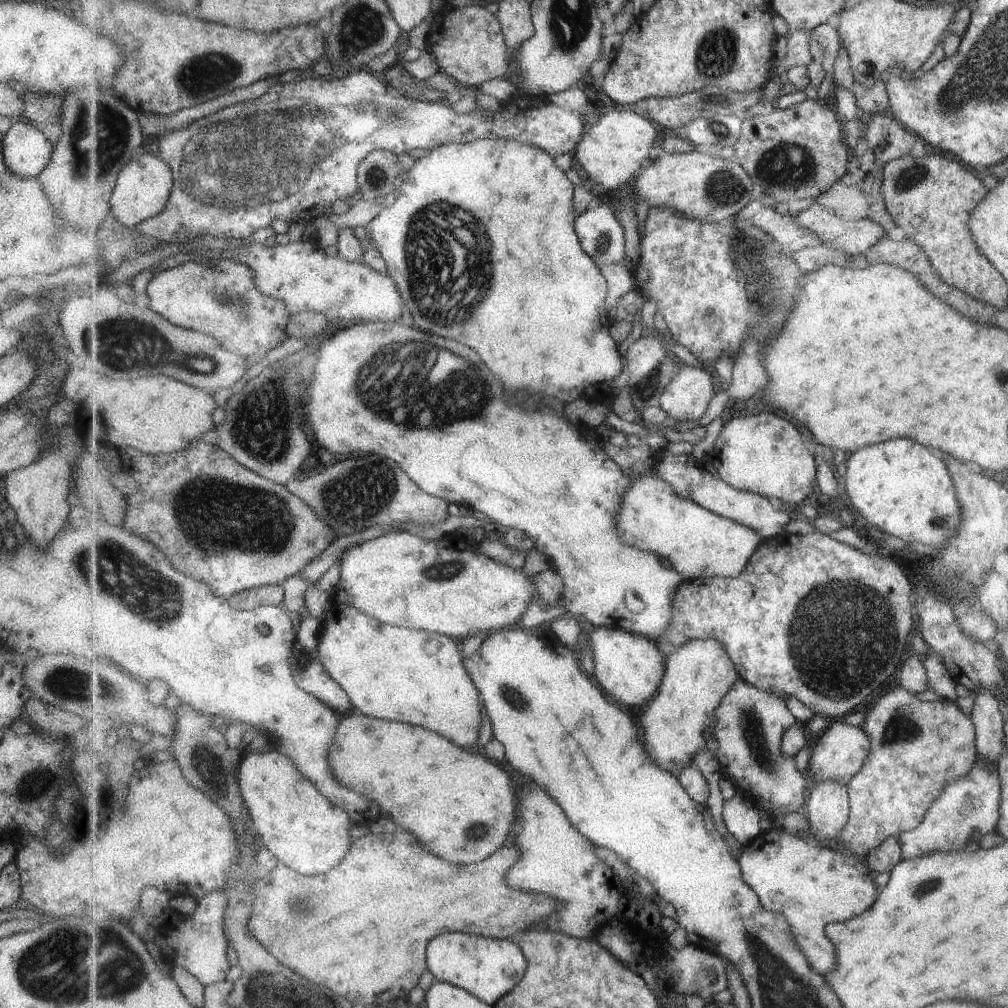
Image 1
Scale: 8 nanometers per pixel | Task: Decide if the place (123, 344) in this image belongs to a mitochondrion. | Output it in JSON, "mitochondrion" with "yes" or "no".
{"mitochondrion":"yes"}

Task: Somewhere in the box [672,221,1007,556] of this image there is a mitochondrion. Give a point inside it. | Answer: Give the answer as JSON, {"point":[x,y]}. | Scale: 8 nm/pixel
{"point":[938,522]}

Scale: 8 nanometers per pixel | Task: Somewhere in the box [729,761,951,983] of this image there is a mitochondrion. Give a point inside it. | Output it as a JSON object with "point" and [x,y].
{"point":[922,892]}

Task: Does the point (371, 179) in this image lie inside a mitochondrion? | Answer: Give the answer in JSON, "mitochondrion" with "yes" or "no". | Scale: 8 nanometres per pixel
{"mitochondrion":"yes"}

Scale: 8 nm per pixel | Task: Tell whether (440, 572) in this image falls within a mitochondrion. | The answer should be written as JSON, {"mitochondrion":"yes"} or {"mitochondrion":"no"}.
{"mitochondrion":"yes"}

